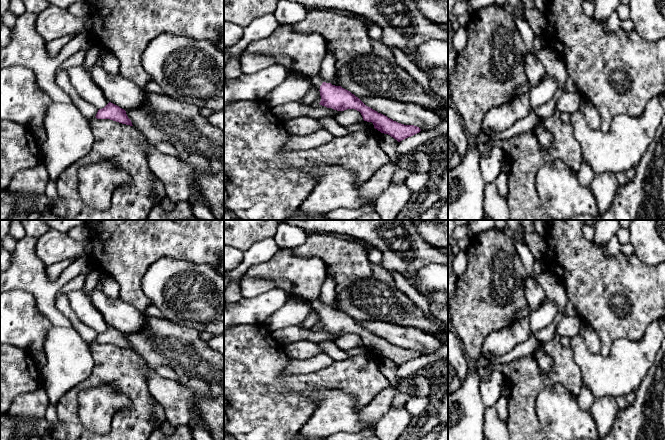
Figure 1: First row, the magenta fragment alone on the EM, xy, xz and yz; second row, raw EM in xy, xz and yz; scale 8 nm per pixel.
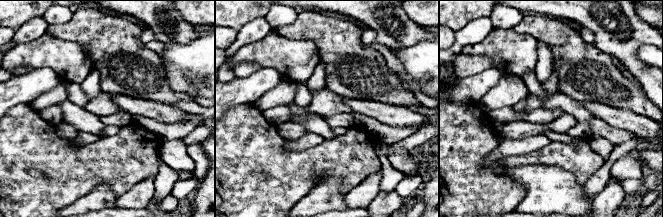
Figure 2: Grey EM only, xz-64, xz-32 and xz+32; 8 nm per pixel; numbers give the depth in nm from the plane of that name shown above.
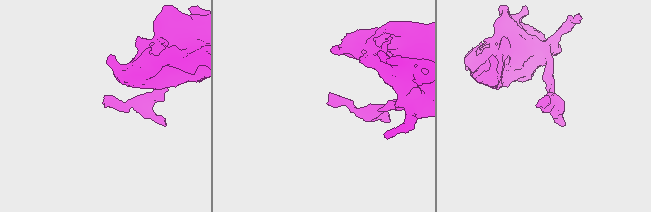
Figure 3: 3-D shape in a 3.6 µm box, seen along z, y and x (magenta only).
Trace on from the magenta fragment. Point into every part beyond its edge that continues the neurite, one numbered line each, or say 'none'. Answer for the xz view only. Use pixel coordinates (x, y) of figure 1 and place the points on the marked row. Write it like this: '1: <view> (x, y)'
1: xz (315, 79)

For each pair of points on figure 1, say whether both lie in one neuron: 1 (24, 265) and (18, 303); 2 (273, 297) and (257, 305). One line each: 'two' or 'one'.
1: two
2: one

